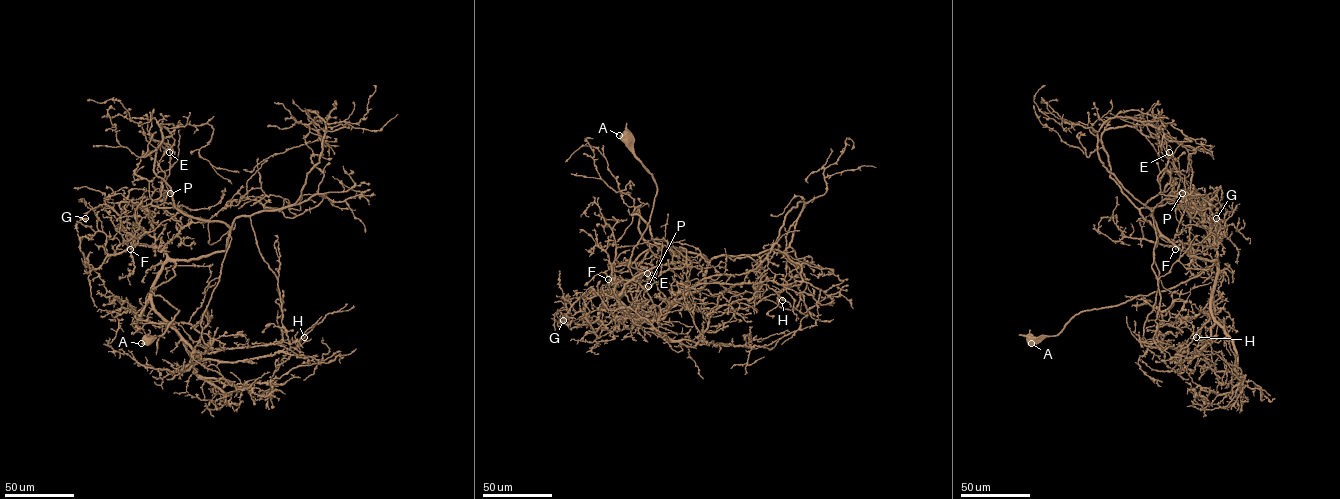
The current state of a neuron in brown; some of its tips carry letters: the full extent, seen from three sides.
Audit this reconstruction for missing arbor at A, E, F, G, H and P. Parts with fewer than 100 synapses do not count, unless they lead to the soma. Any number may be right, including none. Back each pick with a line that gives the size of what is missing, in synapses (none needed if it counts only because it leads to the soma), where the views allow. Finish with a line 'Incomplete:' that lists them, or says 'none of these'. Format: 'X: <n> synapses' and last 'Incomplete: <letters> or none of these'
F: 350 synapses
Incomplete: F

